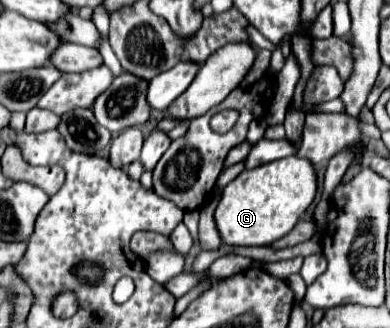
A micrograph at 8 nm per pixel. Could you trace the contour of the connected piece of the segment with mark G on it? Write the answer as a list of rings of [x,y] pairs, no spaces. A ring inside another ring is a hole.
[[[297,155],[279,159],[275,163],[265,163],[255,169],[245,169],[239,173],[221,193],[221,199],[215,209],[215,225],[221,235],[221,241],[231,247],[253,247],[253,245],[271,245],[283,235],[287,235],[299,217],[305,213],[305,209],[311,205],[317,191],[317,177],[315,169],[307,159],[299,159]]]

